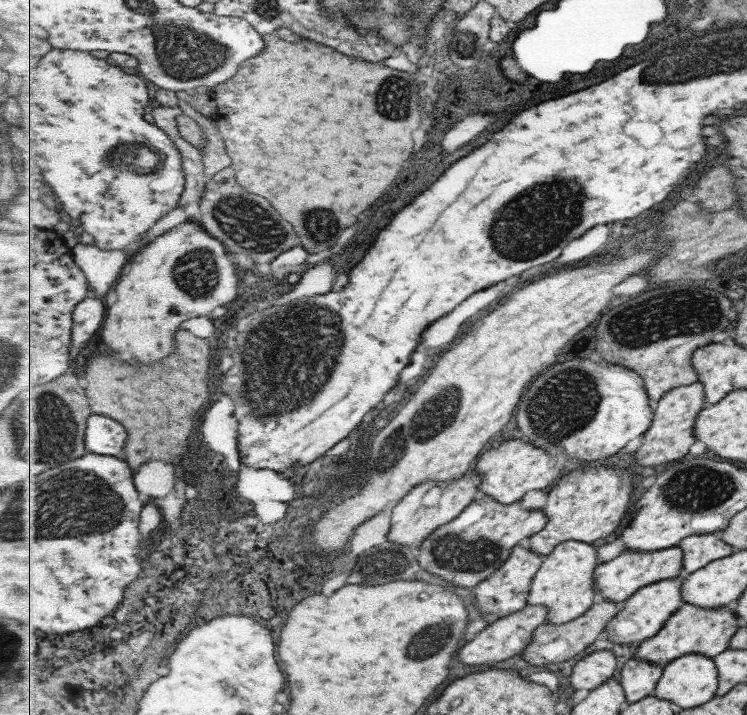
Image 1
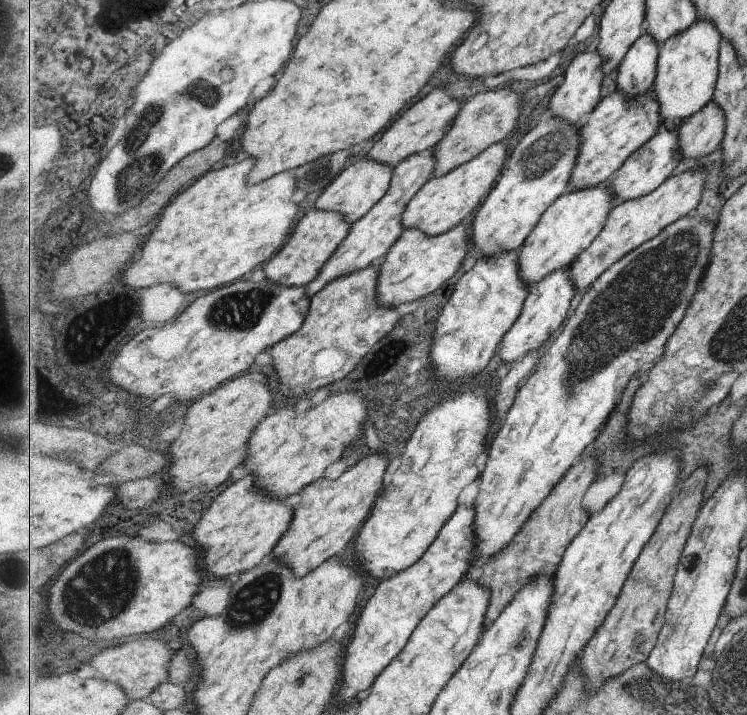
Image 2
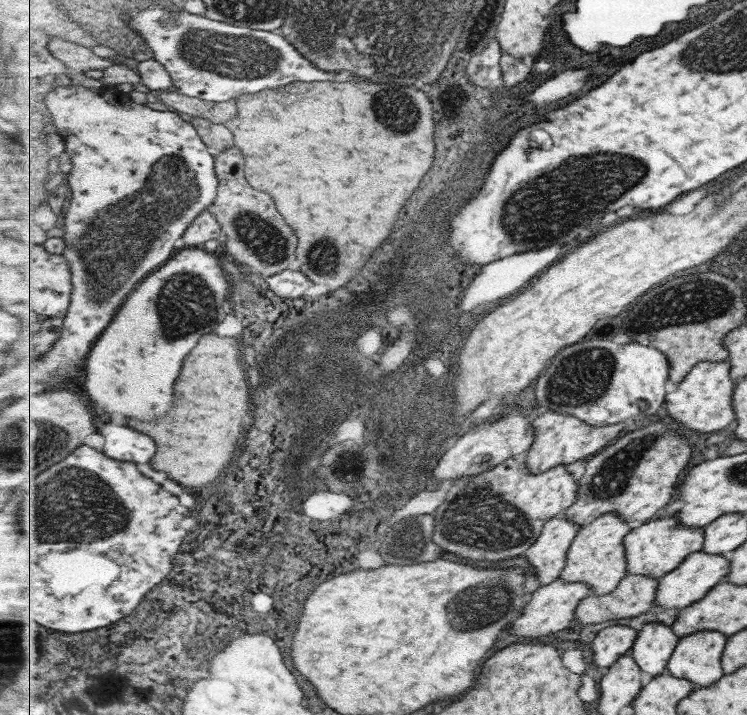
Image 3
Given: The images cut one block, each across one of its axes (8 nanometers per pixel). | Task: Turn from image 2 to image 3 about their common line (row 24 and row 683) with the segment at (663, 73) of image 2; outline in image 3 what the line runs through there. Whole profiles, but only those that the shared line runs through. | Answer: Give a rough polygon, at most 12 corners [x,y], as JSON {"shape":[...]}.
{"shape":[[699,631],[681,638],[667,672],[697,688],[726,675],[727,636]]}

